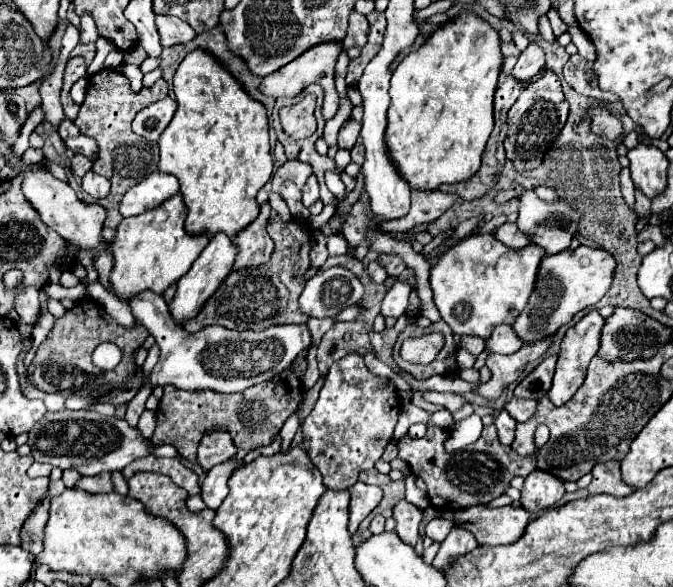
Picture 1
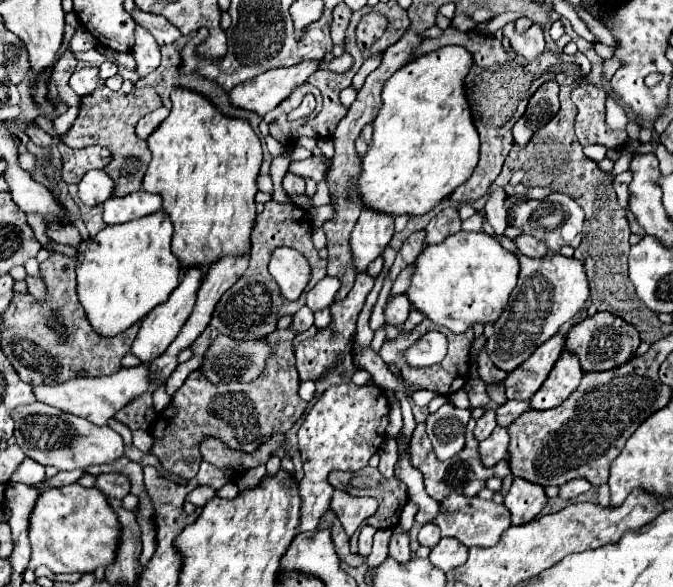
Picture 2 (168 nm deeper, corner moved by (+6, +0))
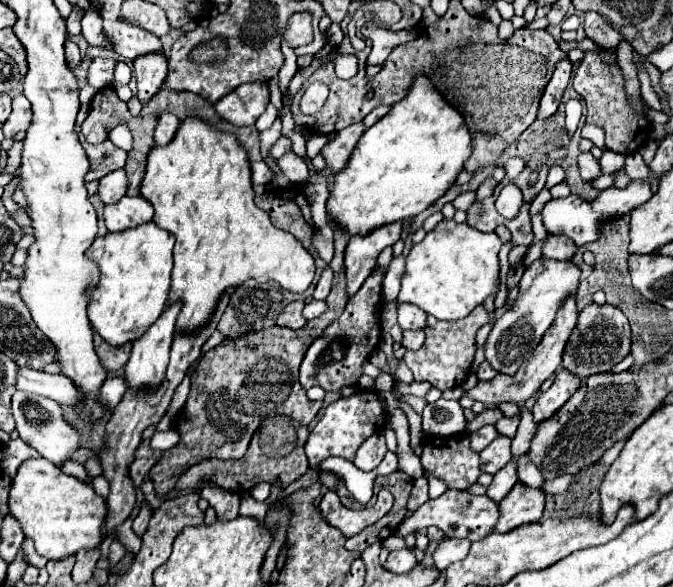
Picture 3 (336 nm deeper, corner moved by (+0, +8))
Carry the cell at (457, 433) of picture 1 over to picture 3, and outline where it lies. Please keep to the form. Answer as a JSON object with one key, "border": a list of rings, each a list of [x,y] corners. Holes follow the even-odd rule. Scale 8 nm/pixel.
{"border":[[[439,399],[423,409],[423,433],[435,437],[451,437],[465,433],[465,415],[459,401]],[[433,429],[433,433],[431,433]]]}

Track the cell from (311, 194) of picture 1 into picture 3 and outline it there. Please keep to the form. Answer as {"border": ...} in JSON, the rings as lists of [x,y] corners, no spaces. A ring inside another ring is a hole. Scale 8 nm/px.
{"border":[[[293,151],[285,153],[285,155],[277,161],[277,165],[279,165],[281,171],[289,177],[291,183],[303,183],[303,181],[307,179],[307,175],[309,175],[307,163],[305,163],[301,157],[297,157]]]}

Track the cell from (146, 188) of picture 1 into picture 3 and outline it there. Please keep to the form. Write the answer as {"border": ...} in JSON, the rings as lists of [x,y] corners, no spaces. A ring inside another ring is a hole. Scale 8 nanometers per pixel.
{"border":[[[141,195],[123,197],[119,203],[107,205],[103,213],[105,225],[109,231],[125,231],[131,227],[139,227],[139,223],[147,223],[153,219],[153,207]]]}

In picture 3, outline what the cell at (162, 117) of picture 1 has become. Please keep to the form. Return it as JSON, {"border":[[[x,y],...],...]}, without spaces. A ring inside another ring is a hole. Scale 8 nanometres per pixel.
{"border":[[[167,113],[159,117],[159,125],[155,129],[155,143],[157,145],[167,145],[171,143],[171,139],[175,137],[175,131],[179,129],[179,119],[175,119],[175,115]]]}

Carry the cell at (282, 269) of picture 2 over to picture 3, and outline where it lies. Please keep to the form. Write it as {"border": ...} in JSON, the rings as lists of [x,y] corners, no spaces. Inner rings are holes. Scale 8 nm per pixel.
{"border":[[[201,119],[183,121],[169,145],[153,147],[141,181],[141,197],[155,209],[153,223],[177,239],[169,291],[169,303],[181,301],[177,333],[203,329],[223,293],[247,279],[277,281],[291,293],[303,293],[315,277],[309,251],[291,233],[275,229],[269,215],[253,203],[249,159],[235,135],[219,133]]]}

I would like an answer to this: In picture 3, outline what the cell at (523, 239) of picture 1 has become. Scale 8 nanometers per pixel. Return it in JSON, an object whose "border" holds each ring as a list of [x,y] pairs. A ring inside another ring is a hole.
{"border":[[[551,235],[543,245],[543,257],[547,259],[571,261],[575,253],[577,253],[577,245],[571,243],[571,239],[567,239],[565,235]]]}

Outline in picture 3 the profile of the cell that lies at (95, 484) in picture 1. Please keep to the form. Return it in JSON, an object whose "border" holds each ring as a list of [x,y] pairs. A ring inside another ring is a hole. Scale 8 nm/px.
{"border":[[[151,457],[151,459],[135,459],[135,461],[131,463],[131,479],[133,479],[133,483],[135,483],[137,487],[143,483],[143,479],[147,477],[147,473],[151,471],[151,467],[153,467],[157,461],[159,461],[159,459]]]}

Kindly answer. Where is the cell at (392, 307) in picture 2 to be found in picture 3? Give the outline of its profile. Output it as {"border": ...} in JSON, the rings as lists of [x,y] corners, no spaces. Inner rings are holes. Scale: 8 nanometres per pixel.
{"border":[[[401,303],[399,305],[399,325],[401,325],[401,329],[409,329],[409,331],[425,329],[427,313],[411,303]]]}

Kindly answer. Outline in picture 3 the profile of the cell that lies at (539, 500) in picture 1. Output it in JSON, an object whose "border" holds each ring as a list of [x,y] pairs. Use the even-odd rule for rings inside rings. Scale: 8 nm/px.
{"border":[[[517,483],[509,495],[499,503],[499,523],[495,525],[497,533],[513,531],[527,523],[537,523],[543,515],[545,493],[541,489],[525,487]]]}

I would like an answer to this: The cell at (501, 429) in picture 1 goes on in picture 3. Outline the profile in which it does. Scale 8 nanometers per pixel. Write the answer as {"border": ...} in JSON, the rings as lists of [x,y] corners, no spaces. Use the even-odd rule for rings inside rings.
{"border":[[[499,435],[493,443],[489,443],[487,449],[479,453],[479,469],[483,473],[495,475],[499,469],[503,469],[511,461],[511,439],[505,435]]]}

